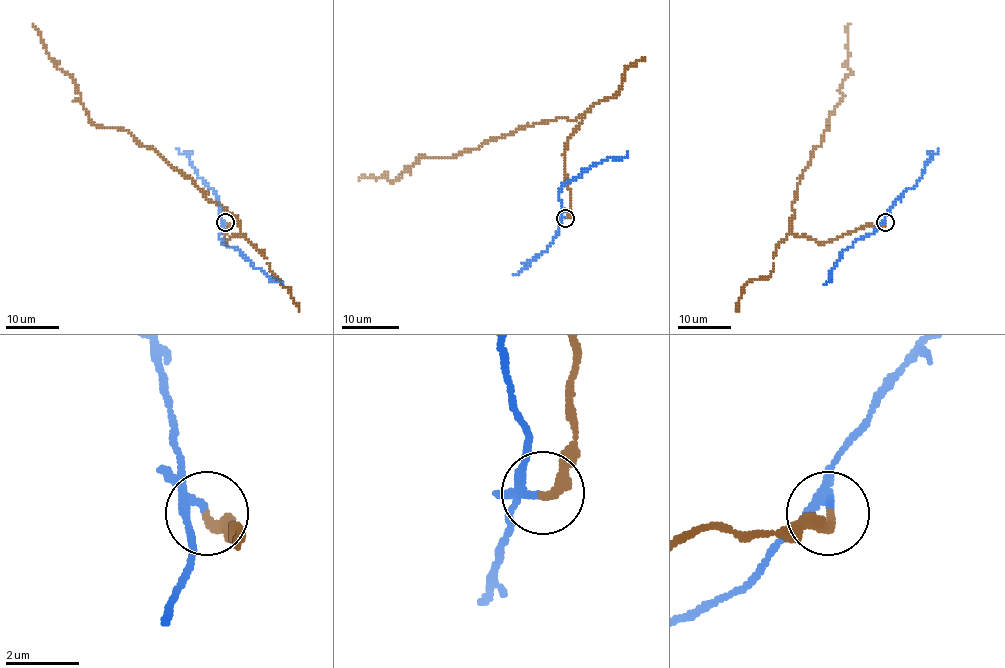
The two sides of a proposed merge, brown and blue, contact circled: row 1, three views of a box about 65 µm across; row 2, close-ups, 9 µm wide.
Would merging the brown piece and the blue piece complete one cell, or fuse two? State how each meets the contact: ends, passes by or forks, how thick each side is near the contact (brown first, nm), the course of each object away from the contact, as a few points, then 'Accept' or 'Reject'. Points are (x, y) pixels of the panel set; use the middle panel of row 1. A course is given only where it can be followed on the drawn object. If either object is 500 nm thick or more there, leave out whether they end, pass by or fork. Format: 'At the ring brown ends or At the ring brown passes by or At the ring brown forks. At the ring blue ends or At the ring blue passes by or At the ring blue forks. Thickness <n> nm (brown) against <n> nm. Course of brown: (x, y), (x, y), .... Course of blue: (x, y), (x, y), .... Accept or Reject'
At the ring brown ends. At the ring blue passes by. Thickness 360 nm (brown) against 200 nm. Course of brown: (565, 218), (571, 197), (565, 145), (581, 115), (519, 126), (452, 156), (418, 158), (394, 181), (358, 179). Course of blue: (565, 218), (559, 201), (562, 184), (598, 162), (608, 158), (624, 158), (628, 152). Reject

